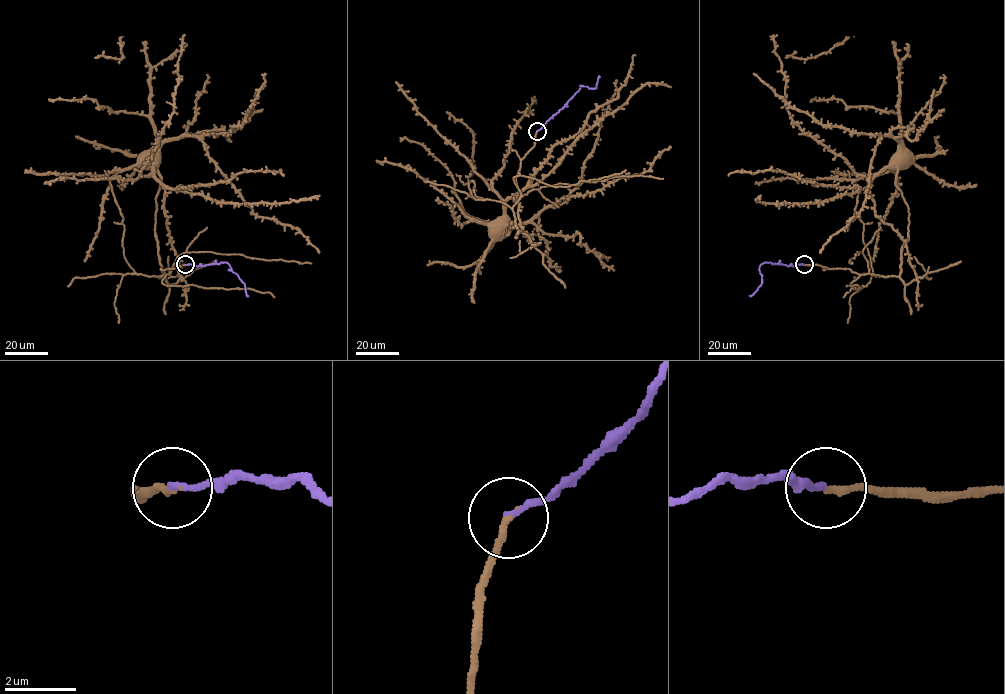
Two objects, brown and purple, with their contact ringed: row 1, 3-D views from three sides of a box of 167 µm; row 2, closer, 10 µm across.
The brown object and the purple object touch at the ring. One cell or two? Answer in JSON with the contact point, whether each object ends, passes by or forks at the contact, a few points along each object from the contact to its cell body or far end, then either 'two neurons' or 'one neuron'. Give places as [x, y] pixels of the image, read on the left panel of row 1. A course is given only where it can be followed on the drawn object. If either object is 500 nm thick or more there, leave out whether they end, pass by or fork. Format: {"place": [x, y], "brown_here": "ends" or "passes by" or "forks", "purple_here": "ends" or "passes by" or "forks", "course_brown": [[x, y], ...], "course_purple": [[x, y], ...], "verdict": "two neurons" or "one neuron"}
{"place": [185, 264], "brown_here": "ends", "purple_here": "ends", "course_brown": [[185, 264], [165, 269], [165, 275], [169, 273], [161, 276], [155, 224], [160, 175], [149, 166], [151, 159]], "course_purple": [[185, 264], [227, 263], [243, 283], [247, 296]], "verdict": "two neurons"}

